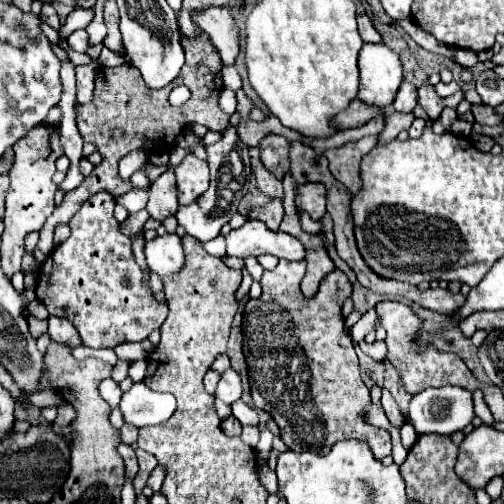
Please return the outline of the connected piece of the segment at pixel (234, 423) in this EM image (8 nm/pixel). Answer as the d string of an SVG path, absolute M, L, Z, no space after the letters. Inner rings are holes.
M229 416L229 418L225 418L225 420L221 422L221 430L223 430L225 434L229 434L229 436L241 436L241 422L239 422L237 418Z

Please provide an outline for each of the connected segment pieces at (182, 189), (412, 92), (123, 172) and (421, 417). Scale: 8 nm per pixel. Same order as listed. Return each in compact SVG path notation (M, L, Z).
M187 154L183 162L175 168L177 188L179 188L179 204L191 204L209 188L209 168L205 160L199 160L193 154Z
M403 82L395 100L393 100L393 110L397 112L413 112L417 106L417 88L411 82Z
M143 150L132 151L119 162L119 174L123 180L129 180L148 160L149 153Z
M457 386L427 388L413 396L409 418L419 434L453 434L473 420L471 392Z

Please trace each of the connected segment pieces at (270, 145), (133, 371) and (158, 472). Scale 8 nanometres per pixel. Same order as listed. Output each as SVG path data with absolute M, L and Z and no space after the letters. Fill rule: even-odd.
M267 134L261 144L261 160L263 164L281 180L289 170L289 142L283 136Z
M145 360L133 362L133 364L129 366L129 374L127 374L127 376L133 380L133 384L135 384L135 382L141 382L143 376L145 376Z
M158 465L153 472L151 472L147 481L149 486L154 492L159 492L165 479L165 469Z

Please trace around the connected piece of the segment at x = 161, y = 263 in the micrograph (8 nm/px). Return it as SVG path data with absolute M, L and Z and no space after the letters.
M163 234L151 242L145 242L145 256L149 270L161 278L179 272L185 264L181 238L177 234Z

